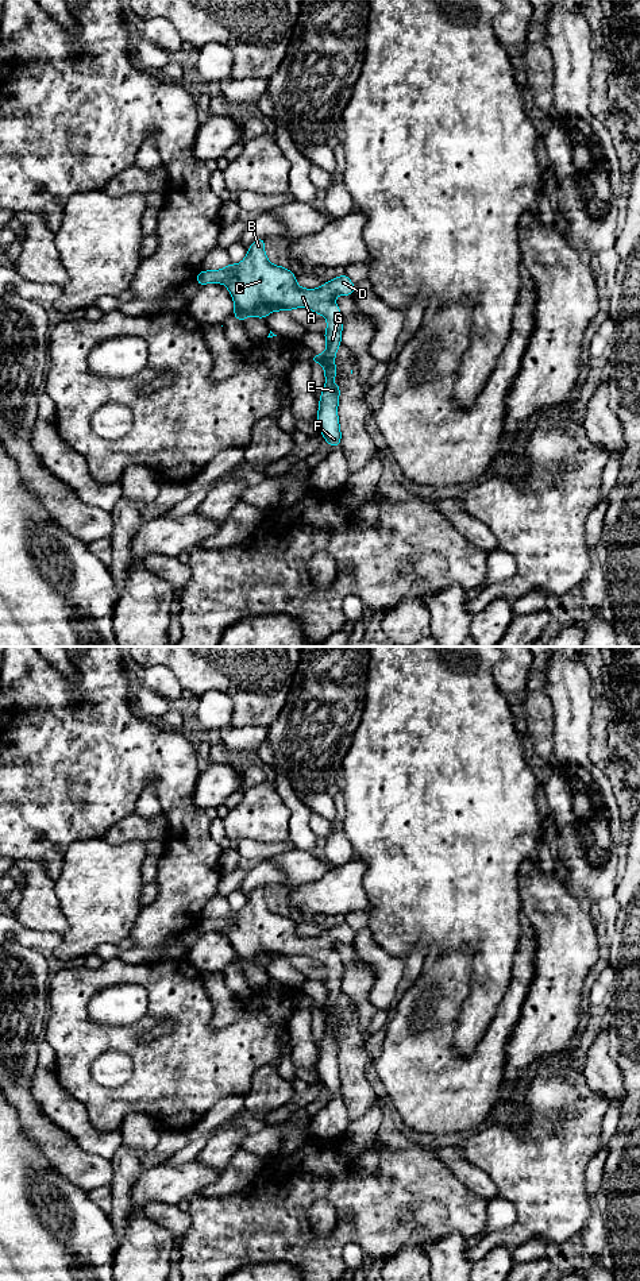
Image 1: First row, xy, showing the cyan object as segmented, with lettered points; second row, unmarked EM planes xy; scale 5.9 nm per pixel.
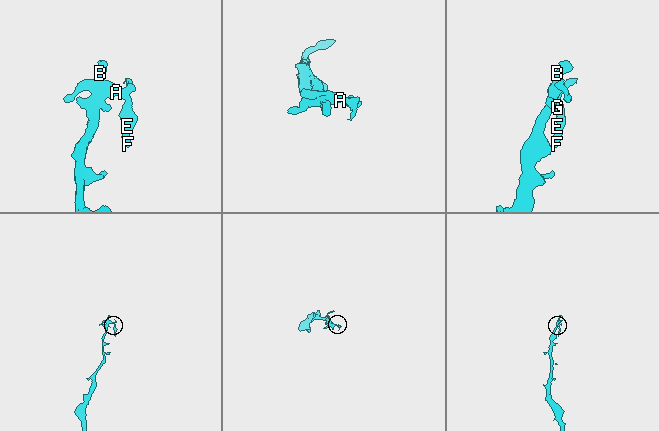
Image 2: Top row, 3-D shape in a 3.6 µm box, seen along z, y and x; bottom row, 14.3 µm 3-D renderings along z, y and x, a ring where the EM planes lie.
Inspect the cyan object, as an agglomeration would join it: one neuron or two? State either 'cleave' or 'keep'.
keep

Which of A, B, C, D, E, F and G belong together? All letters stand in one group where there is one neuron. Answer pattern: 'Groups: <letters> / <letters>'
Groups: A B C D E F G

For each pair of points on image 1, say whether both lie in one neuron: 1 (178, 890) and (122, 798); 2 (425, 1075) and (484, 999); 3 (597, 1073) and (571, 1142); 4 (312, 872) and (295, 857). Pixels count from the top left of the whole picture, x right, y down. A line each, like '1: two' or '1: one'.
1: one
2: two
3: two
4: one

